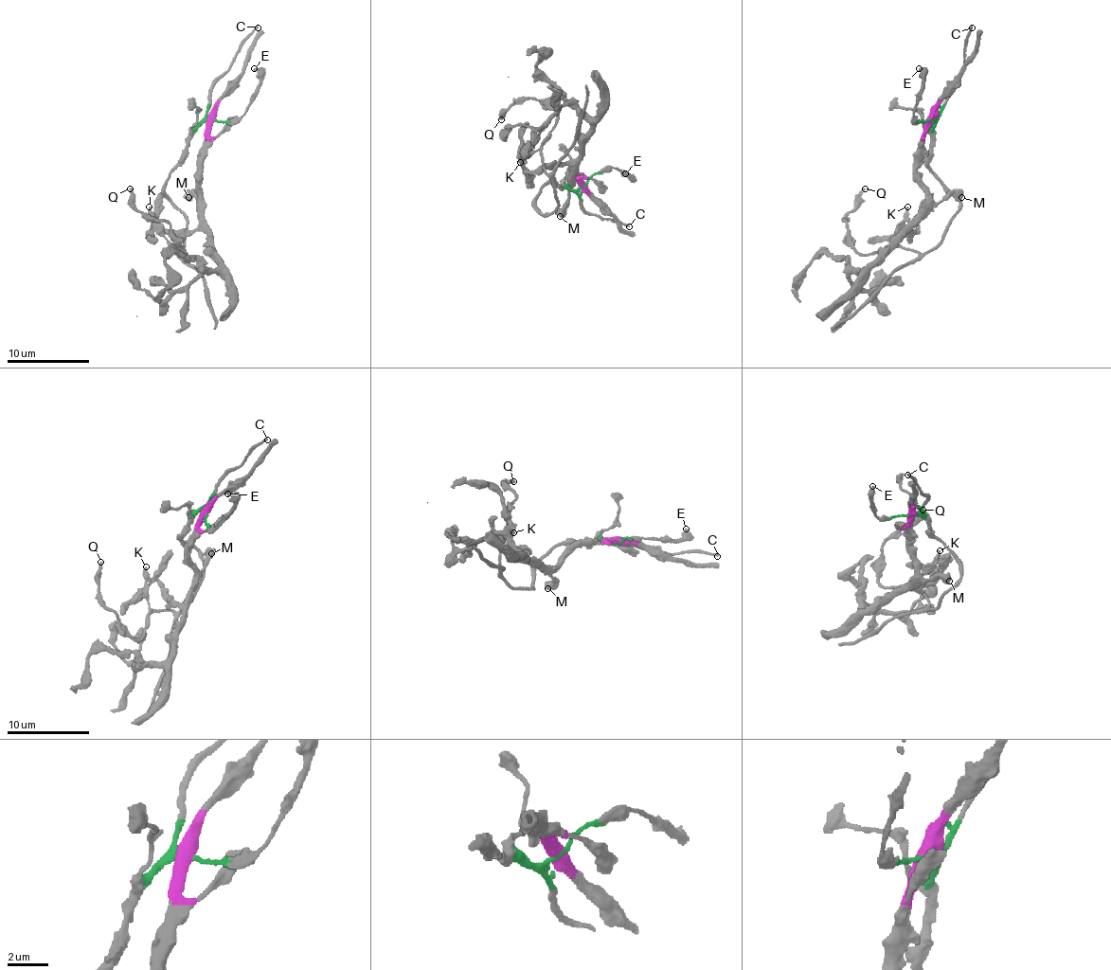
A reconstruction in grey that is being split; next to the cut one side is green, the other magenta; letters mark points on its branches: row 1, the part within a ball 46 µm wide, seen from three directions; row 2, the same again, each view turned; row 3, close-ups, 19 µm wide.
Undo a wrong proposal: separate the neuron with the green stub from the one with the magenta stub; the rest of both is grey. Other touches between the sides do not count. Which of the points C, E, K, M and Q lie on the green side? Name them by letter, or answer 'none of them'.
C, E, K, Q

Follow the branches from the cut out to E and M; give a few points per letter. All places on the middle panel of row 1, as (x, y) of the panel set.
E: (582, 186), (596, 173), (608, 171), (613, 167), (625, 173)
M: (582, 186), (571, 171), (565, 210), (559, 216)

